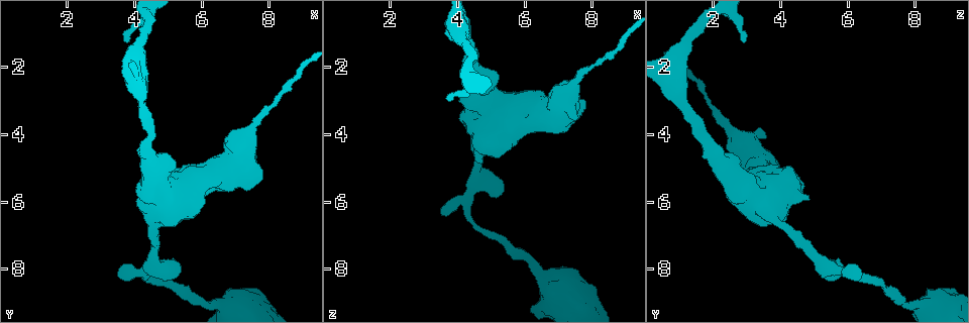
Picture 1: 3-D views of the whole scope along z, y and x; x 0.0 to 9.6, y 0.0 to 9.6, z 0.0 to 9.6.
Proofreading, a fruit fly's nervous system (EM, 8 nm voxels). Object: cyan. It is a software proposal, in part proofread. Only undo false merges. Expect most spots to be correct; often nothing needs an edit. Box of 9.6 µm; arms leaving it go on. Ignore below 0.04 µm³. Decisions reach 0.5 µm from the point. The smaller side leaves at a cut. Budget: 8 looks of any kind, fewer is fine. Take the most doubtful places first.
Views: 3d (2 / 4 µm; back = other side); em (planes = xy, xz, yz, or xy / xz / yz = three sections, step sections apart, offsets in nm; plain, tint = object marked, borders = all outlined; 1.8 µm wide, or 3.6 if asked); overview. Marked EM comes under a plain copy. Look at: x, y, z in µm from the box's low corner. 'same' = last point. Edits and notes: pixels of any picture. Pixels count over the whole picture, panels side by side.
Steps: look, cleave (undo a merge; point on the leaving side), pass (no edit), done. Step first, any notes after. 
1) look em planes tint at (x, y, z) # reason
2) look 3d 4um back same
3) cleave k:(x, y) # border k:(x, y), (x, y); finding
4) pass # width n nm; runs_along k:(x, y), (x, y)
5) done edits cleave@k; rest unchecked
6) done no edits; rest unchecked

look em 3.6um planes tint at (4.45, 4.70, 2.00) # sudden change in width

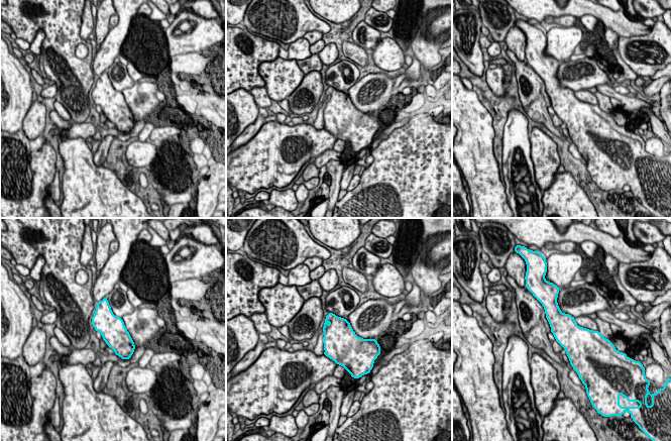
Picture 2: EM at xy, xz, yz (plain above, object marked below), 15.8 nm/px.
pass # width 400 nm; continuous, no second neuron

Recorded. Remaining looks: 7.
look 3d 4um at (4.55, 8.05, 5.55) # thick turns thin

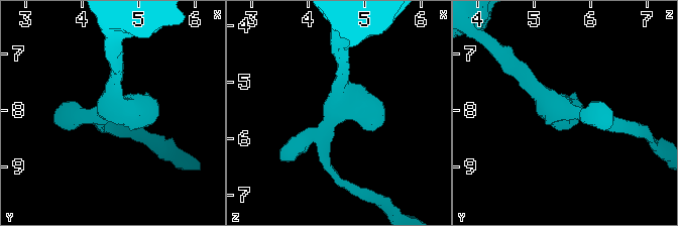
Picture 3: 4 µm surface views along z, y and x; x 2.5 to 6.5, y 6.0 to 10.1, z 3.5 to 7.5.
look em 3.6um xz step 8 tint at (4.50, 7.95, 5.50) # need the tissue

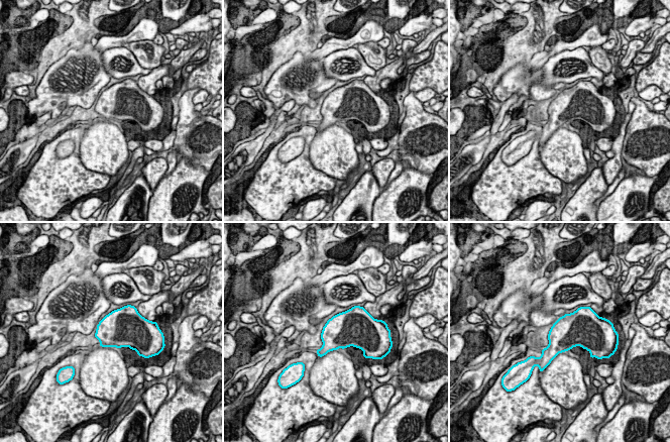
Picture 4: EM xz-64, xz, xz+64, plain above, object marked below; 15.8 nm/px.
look em 3.6um planes tint same # another direction

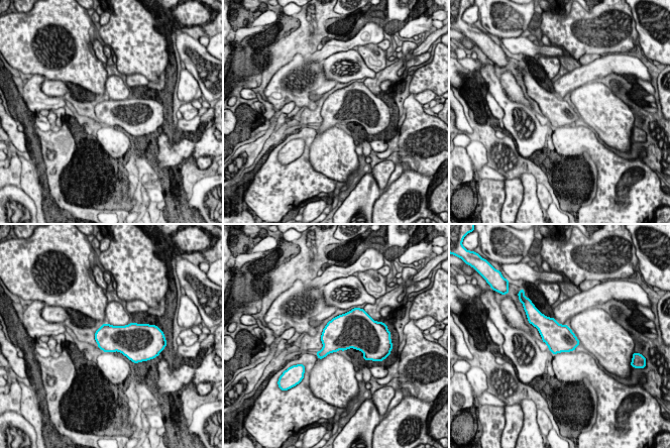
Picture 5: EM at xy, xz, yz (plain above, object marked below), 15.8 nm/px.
pass # continuous, no second neuron

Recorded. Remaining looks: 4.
look em xz step 4 tint at (4.20, 3.00, 1.05) # thick turns thin

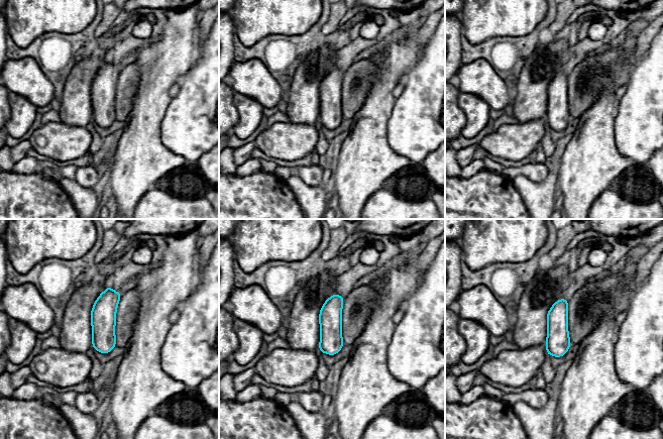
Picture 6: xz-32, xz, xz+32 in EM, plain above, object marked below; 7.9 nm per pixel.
look em planes tint same

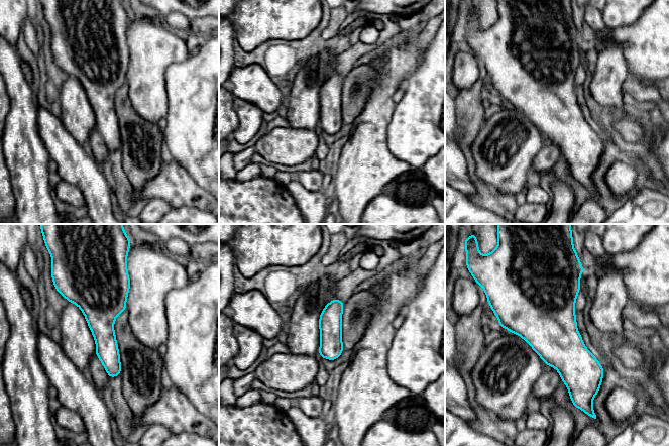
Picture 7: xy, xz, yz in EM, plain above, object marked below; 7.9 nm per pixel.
pass # width 190 nm; one neuron here

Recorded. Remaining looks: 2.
done no edits; rest unchecked

